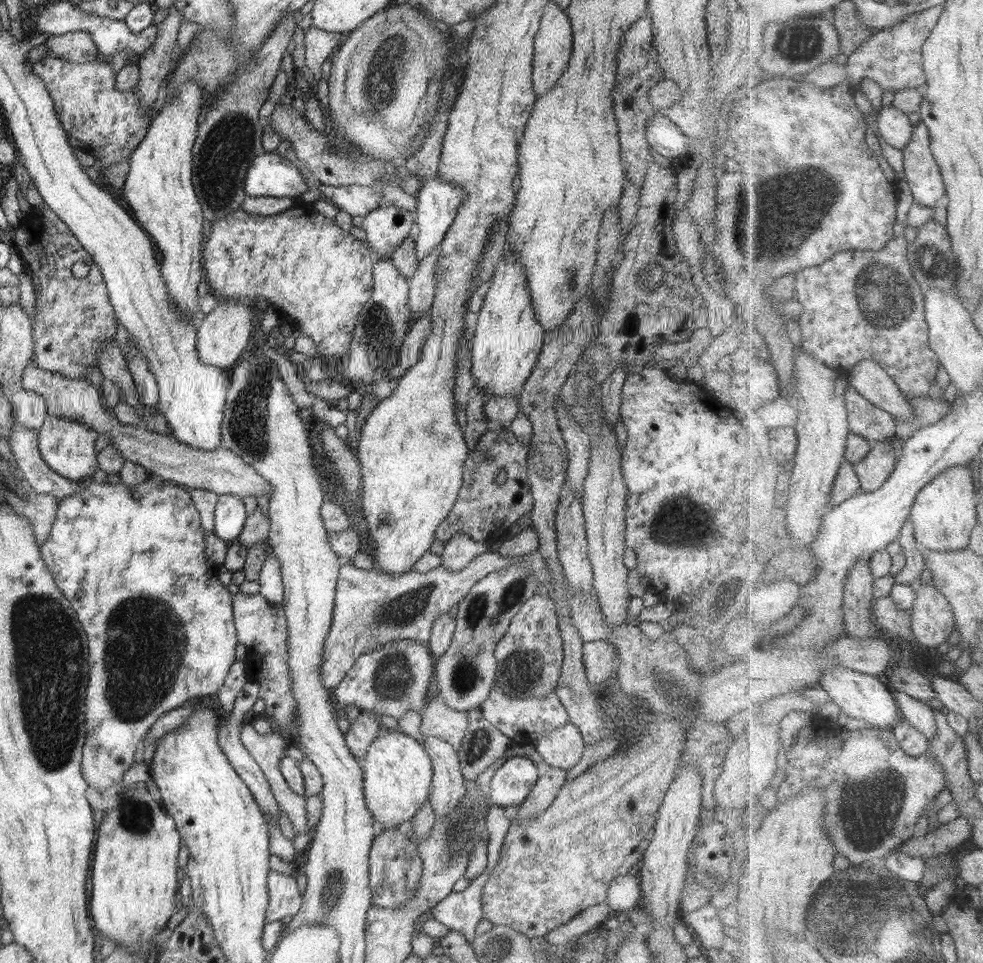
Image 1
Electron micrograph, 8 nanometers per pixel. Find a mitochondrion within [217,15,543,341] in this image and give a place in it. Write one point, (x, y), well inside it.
(379, 91)

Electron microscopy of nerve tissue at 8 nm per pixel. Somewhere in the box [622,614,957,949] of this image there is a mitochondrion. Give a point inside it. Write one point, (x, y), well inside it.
(875, 804)

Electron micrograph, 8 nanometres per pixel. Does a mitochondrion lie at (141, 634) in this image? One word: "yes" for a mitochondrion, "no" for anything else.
yes

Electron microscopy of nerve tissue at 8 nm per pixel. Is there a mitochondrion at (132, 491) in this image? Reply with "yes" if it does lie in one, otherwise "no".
no

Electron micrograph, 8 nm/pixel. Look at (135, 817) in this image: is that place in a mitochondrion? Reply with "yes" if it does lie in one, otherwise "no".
yes

